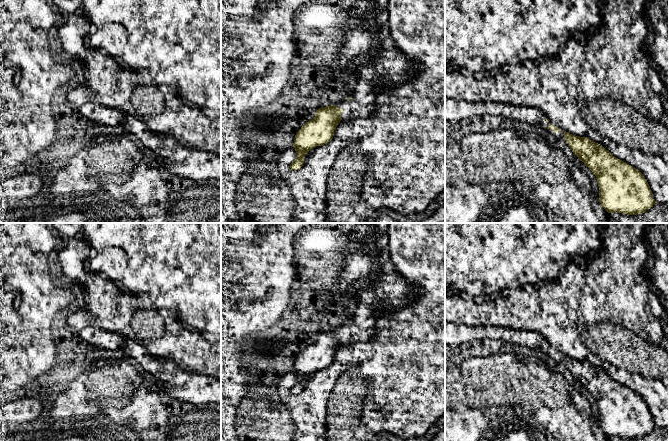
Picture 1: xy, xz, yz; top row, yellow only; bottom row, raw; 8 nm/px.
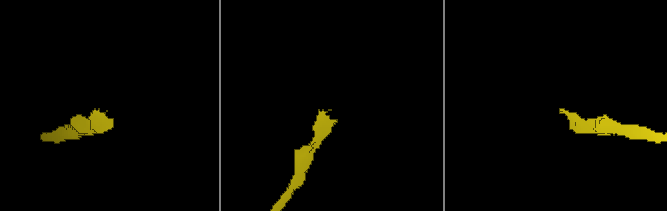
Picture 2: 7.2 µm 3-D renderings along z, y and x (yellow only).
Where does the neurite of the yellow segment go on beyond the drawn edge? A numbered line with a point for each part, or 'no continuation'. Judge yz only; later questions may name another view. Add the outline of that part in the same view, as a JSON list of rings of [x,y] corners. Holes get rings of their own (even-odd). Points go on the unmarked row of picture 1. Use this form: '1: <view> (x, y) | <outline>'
1: yz (455, 334) | [[[445,322],[445,345],[474,343],[485,339],[501,340],[514,346],[523,346],[535,351],[541,351],[546,353],[557,364],[566,366],[563,359],[565,354],[551,345],[547,346],[547,340],[535,331],[492,325],[470,327],[464,324]]]

